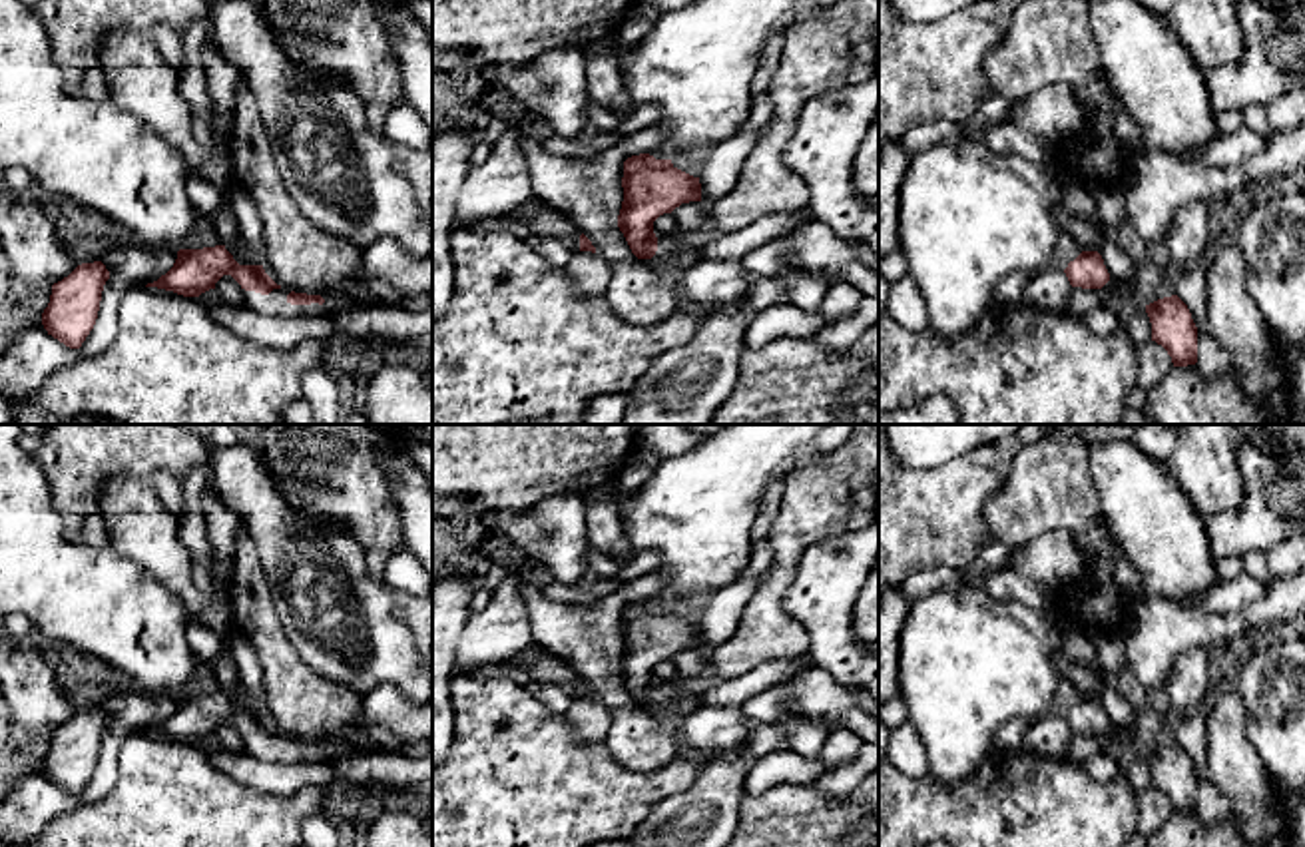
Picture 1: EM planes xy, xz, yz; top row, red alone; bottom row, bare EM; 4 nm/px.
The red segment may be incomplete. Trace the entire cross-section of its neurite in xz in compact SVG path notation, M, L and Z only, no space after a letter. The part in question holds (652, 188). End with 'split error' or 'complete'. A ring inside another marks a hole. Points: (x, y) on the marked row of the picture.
M650 153L624 161L624 201L618 227L638 259L652 259L657 251L653 221L681 203L701 201L699 177L677 169L671 159Z; complete

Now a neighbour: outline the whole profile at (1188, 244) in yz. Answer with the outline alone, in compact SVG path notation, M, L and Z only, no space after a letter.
M1193 201L1177 211L1166 239L1166 265L1172 273L1185 271L1207 261L1213 249L1209 217L1217 211L1205 201Z

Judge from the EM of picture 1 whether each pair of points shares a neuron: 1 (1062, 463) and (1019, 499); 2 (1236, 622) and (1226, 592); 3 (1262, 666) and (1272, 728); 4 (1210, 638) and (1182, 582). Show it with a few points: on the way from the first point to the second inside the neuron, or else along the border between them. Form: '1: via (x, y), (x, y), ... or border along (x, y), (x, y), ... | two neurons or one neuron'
1: via (1052, 473), (1029, 497) | one neuron
2: border along (1198, 604), (1208, 612), (1220, 614), (1246, 610) | two neurons
3: via (1270, 682), (1272, 712) | one neuron
4: border along (1148, 596), (1196, 606) | two neurons

